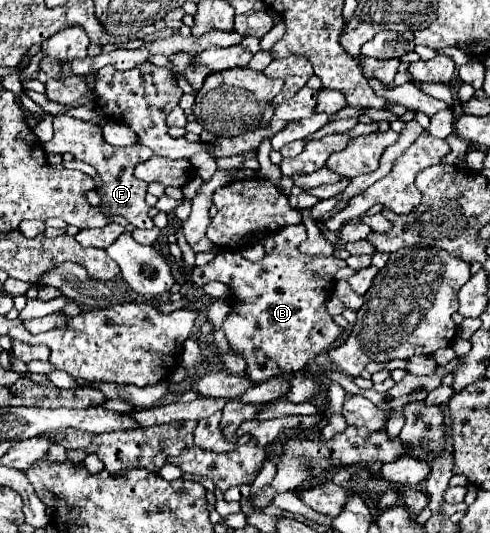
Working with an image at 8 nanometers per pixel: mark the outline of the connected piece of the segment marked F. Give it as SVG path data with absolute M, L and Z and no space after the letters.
M55 115L53 119L53 138L43 144L48 154L71 153L77 161L85 161L91 167L95 167L97 175L101 177L101 185L97 187L97 193L101 197L101 211L109 217L121 215L125 217L133 227L137 229L153 229L153 217L149 215L149 205L145 203L147 195L147 183L139 181L133 175L133 169L137 163L147 161L153 157L153 151L145 149L143 145L131 145L131 147L115 147L109 145L103 137L103 131L99 125L69 117L69 115Z

